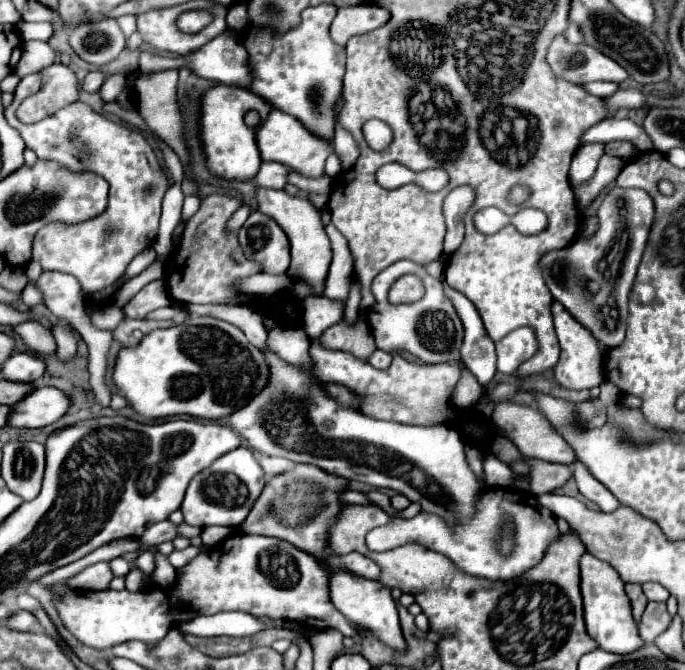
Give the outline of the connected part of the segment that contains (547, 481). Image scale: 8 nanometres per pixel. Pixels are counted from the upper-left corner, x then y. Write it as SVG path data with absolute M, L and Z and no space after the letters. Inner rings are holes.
M526 460L530 464L530 490L532 494L550 494L562 488L572 478L572 468L566 464L552 464L544 460Z

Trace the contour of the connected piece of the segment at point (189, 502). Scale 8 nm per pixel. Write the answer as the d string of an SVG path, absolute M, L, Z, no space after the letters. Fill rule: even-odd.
M236 448L224 456L220 456L212 466L204 468L202 472L198 472L188 490L186 490L186 498L180 506L182 514L184 514L184 522L190 526L240 526L244 522L244 518L248 516L252 504L258 500L262 488L266 484L264 472L260 468L260 464L256 462L254 454L250 448Z

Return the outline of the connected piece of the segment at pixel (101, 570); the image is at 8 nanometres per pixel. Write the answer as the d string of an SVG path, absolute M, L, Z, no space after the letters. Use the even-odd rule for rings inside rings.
M98 562L98 564L88 566L80 574L76 574L74 578L66 580L64 584L68 584L70 588L74 588L78 592L84 592L84 590L98 592L98 590L106 590L112 578L114 578L114 574L110 570L110 564L108 562Z

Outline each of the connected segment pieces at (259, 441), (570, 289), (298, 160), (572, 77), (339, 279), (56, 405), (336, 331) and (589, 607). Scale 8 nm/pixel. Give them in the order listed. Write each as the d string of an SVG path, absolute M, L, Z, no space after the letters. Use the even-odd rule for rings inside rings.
M204 306L202 314L220 316L236 324L270 364L264 390L252 396L246 406L226 416L230 426L252 450L292 462L314 464L330 474L366 482L374 488L396 490L410 502L420 502L422 512L444 518L446 524L466 522L476 514L476 502L482 496L484 482L470 470L462 436L454 426L426 428L376 420L358 408L330 398L306 372L286 364L278 354L268 350L262 314L256 306Z
M628 163L616 178L616 184L622 188L616 186L598 210L598 232L594 232L594 236L576 238L568 248L546 254L546 284L554 300L560 302L584 328L592 332L598 342L608 348L614 348L624 340L628 294L654 222L654 204L644 190L638 190L638 186L644 186L644 180L630 180L630 176L638 176L638 172L634 172L634 166ZM582 276L586 280L596 280L602 286L592 300L582 294Z
M274 108L268 116L268 120L258 130L258 148L262 152L262 158L266 162L280 162L290 166L292 170L309 178L317 178L325 175L324 166L328 154L332 152L332 144L326 138L320 138L312 134L304 124L300 124L294 116L280 112Z
M564 34L554 36L550 42L546 62L558 78L572 84L588 84L594 80L620 84L626 80L626 70L614 60L588 44L572 46Z
M326 226L326 234L332 242L332 262L326 278L326 286L322 296L330 300L340 300L346 308L348 292L350 292L350 282L352 282L352 260L350 260L350 250L346 244L346 238L332 226Z
M40 386L12 408L8 424L14 424L16 428L42 428L60 420L70 406L72 398L66 392Z
M358 316L358 320L354 324L340 320L338 324L330 326L320 336L320 340L322 340L324 348L350 352L354 356L360 356L360 360L368 360L370 352L376 350L374 338L370 336L370 328L368 328L364 316Z
M586 552L580 558L580 590L584 598L586 628L588 628L588 634L596 640L598 648L614 654L626 654L626 652L634 652L634 648L644 646L642 638L638 636L638 626L632 618L632 608L624 592L624 582L610 564Z

